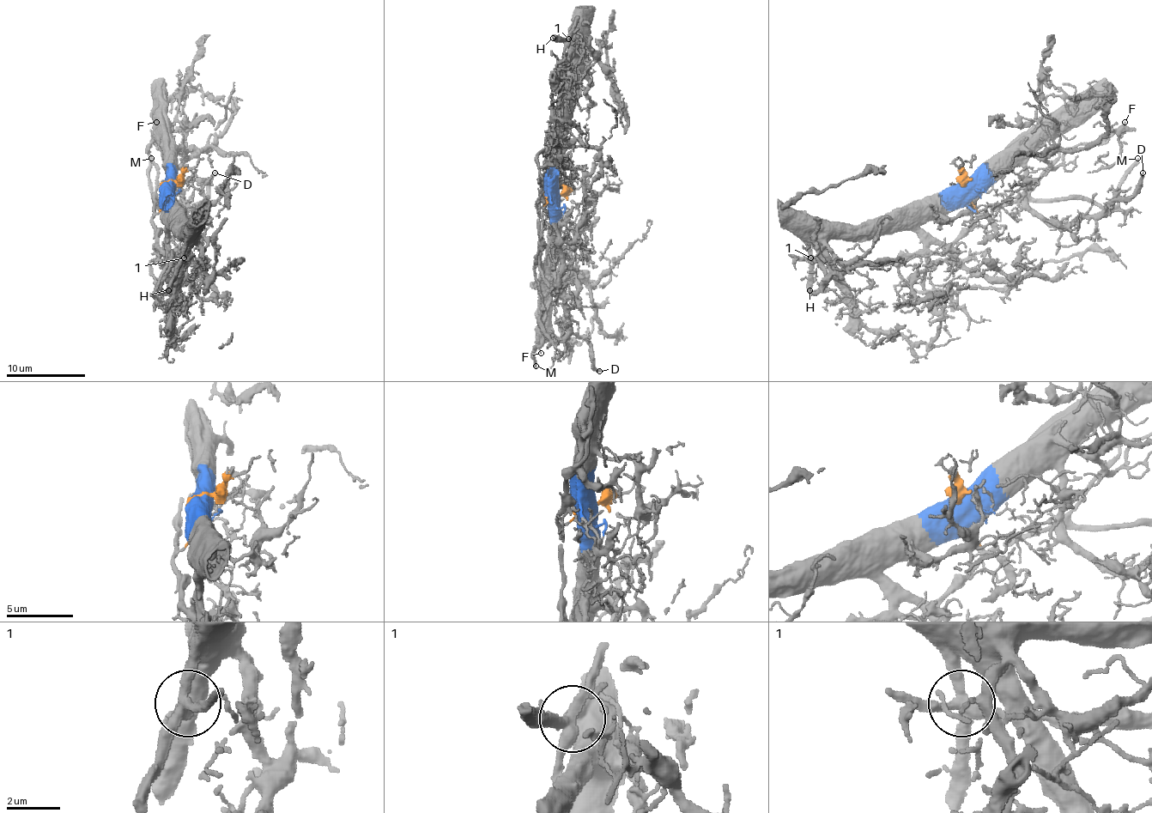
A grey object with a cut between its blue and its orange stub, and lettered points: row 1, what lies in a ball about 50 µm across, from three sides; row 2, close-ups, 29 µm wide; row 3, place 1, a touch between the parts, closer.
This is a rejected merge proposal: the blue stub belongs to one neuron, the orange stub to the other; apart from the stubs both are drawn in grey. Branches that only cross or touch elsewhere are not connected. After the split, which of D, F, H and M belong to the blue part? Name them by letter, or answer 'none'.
D, F, H

